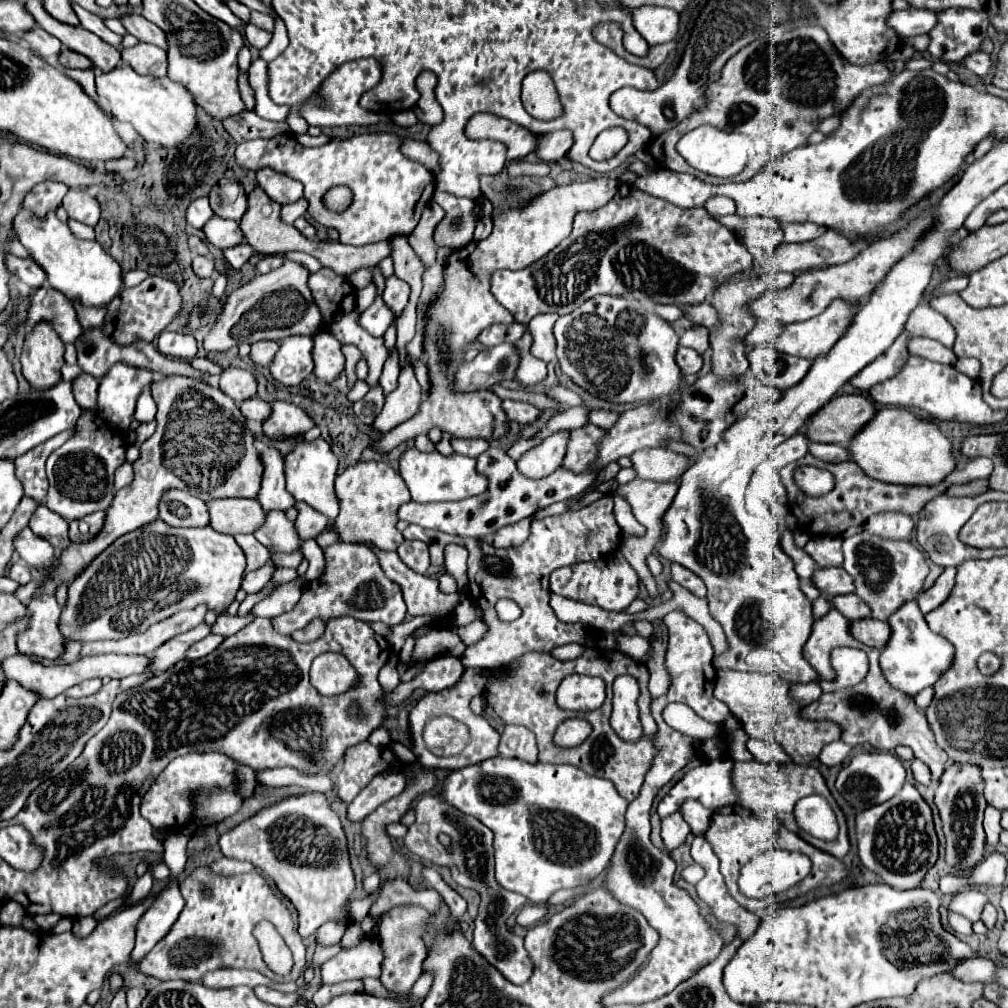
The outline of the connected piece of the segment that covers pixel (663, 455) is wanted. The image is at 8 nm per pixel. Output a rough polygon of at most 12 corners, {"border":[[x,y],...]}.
{"border":[[669,448],[639,450],[631,460],[639,478],[677,480],[691,466]]}

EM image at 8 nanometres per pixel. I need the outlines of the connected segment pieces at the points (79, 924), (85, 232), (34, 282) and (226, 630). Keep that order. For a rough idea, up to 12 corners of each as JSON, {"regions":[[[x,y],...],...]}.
{"regions":[[[93,916],[75,920],[73,934],[89,936],[97,920]],[[67,220],[75,236],[83,240],[95,238],[91,226],[77,220]],[[7,254],[7,270],[29,288],[47,276],[31,258]],[[223,614],[213,624],[213,634],[231,636],[255,620],[245,616]]]}

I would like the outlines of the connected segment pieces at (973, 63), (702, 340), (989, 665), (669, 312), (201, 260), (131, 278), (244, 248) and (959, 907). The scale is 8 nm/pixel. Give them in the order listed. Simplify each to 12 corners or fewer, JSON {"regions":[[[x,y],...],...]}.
{"regions":[[[991,54],[967,56],[967,70],[985,78],[991,70]],[[703,326],[685,330],[679,344],[697,350],[709,348],[709,332]],[[991,652],[979,656],[981,674],[991,676],[1001,668],[999,656]],[[657,306],[657,314],[667,322],[685,318],[683,308]],[[193,256],[193,270],[199,278],[211,278],[213,258]],[[143,270],[123,272],[123,288],[141,284],[149,274]],[[249,244],[225,250],[229,264],[239,270],[255,250]],[[967,890],[953,896],[949,910],[971,922],[981,918],[989,898]]]}

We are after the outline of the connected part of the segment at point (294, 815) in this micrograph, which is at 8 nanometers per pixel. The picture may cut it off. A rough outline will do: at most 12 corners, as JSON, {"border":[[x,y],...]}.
{"border":[[323,794],[219,838],[297,910],[299,936],[347,914],[347,836]]}

